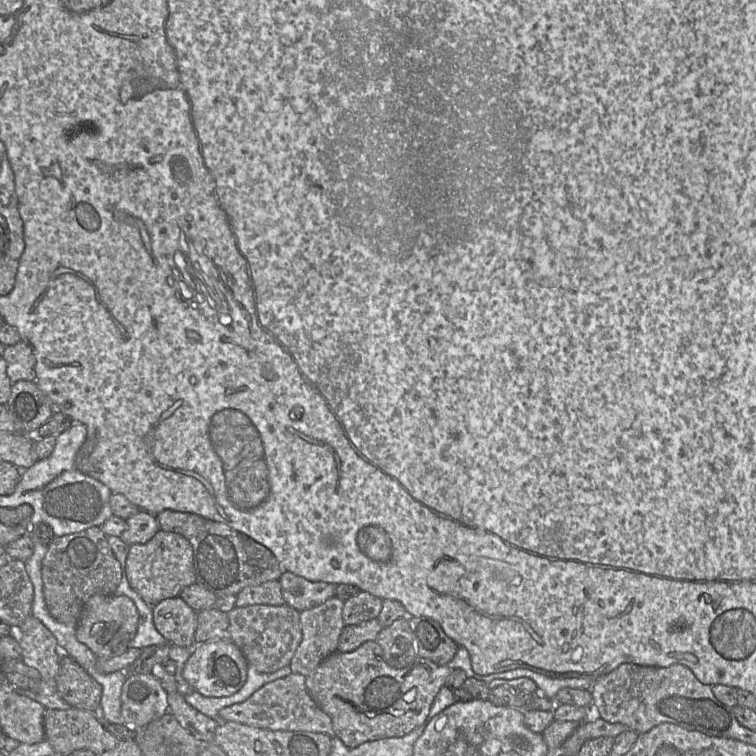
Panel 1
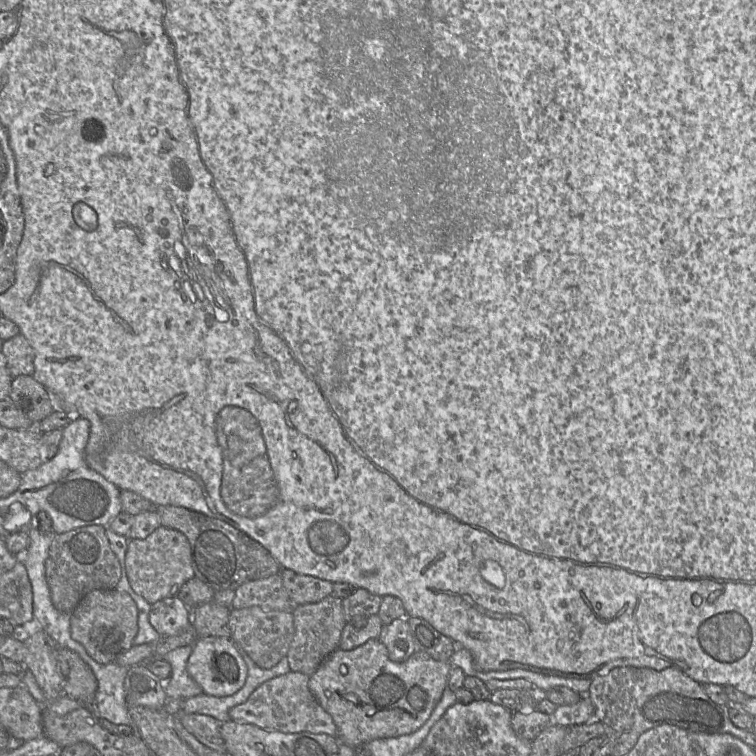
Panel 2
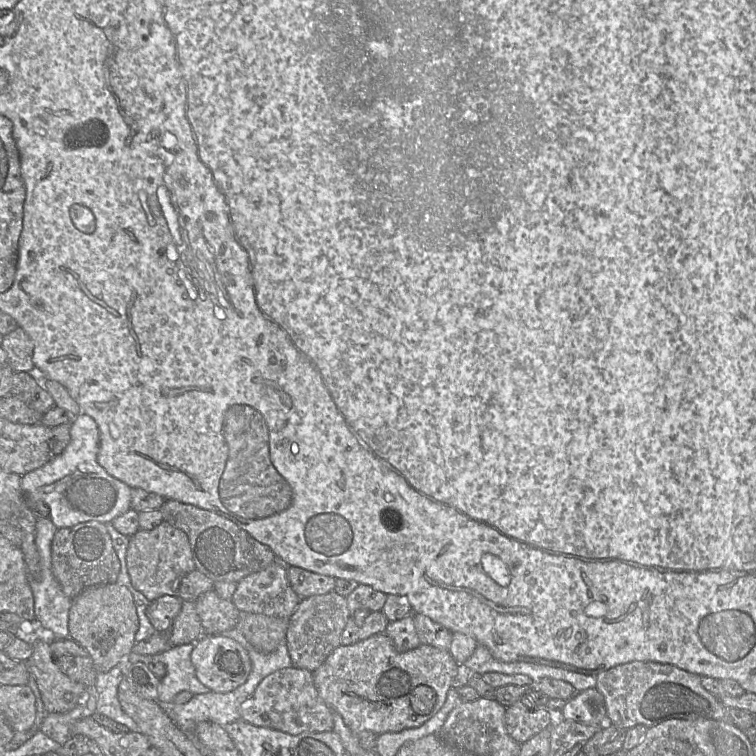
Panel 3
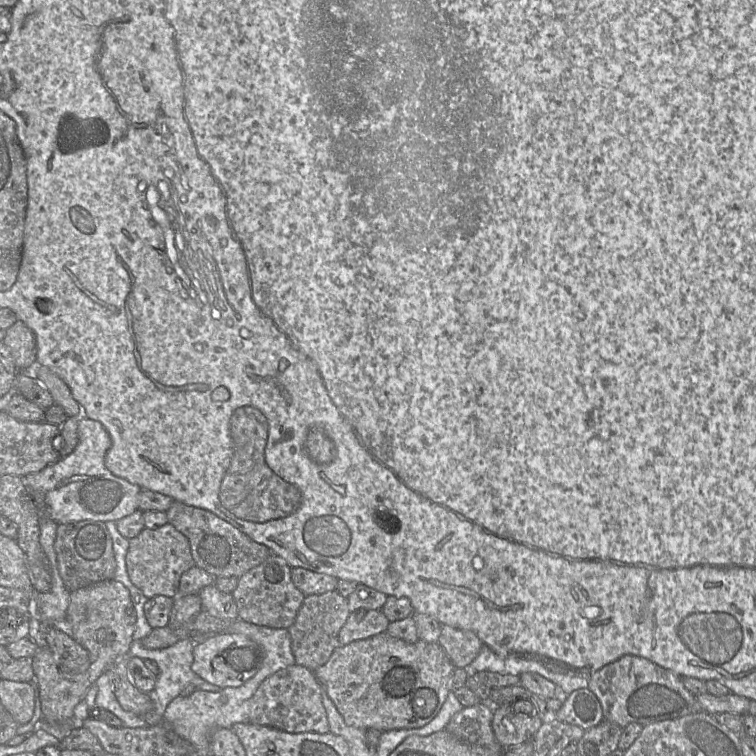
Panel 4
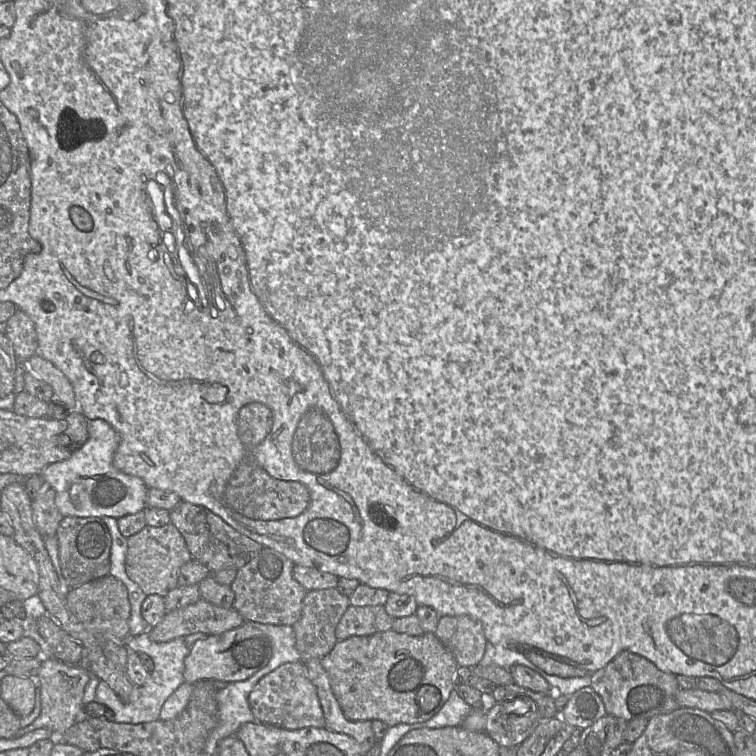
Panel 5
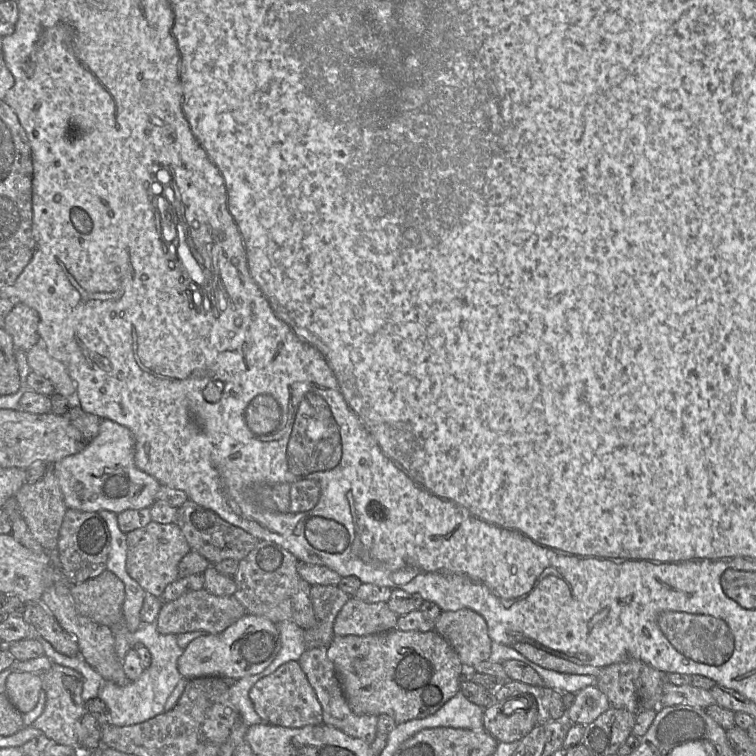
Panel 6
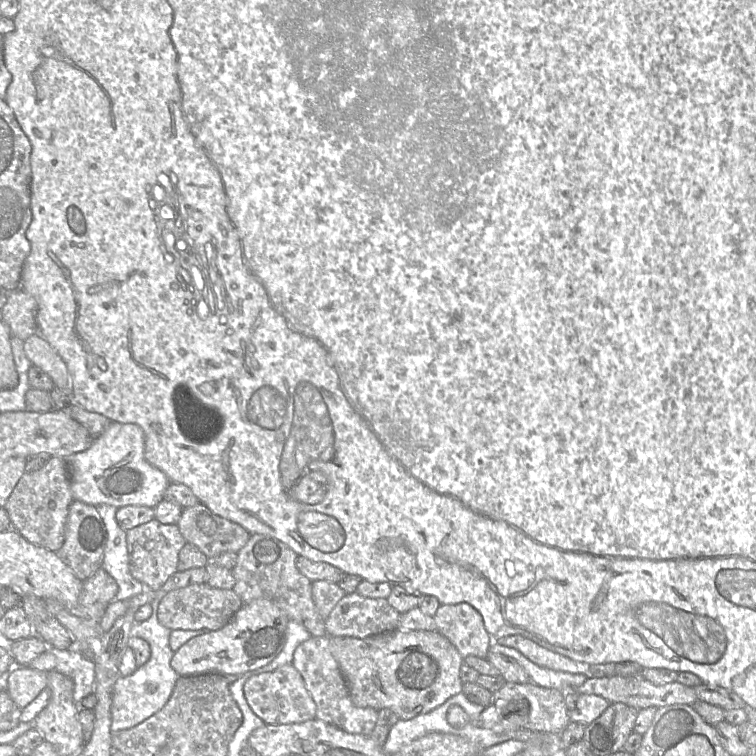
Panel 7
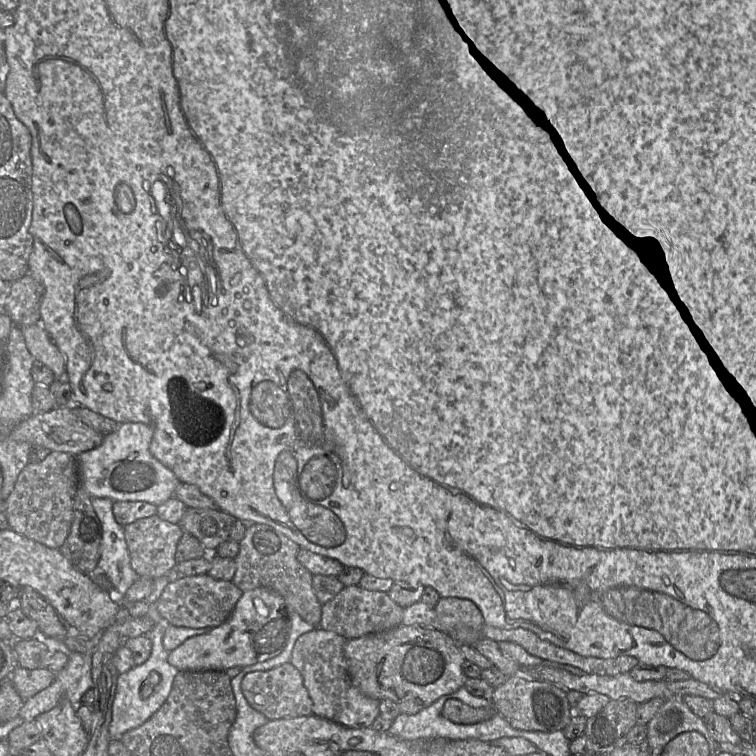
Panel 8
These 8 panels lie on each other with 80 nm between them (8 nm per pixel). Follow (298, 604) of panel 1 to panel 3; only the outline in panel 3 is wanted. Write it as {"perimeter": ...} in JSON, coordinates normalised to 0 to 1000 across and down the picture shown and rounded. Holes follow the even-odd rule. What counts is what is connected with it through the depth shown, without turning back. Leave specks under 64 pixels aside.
{"perimeter":[[[380,749],[381,766],[386,779],[398,791],[431,786],[442,780],[444,766],[397,750]]]}

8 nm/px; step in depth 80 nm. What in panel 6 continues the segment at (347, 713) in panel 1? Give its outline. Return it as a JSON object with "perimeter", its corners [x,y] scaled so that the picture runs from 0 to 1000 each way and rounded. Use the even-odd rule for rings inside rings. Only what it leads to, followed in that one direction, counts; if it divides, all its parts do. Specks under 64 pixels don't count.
{"perimeter":[[[574,832],[442,841],[433,857],[458,927],[472,946],[512,944],[525,958],[577,943],[607,914],[611,876]]]}

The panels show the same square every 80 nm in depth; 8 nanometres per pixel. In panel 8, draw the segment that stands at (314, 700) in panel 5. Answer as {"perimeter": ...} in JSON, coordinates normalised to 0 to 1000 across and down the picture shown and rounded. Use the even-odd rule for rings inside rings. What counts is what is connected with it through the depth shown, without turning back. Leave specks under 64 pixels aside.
{"perimeter":[[[382,876],[353,888],[325,892],[319,903],[319,913],[329,933],[354,952],[413,946],[414,929],[402,907],[401,897]]]}

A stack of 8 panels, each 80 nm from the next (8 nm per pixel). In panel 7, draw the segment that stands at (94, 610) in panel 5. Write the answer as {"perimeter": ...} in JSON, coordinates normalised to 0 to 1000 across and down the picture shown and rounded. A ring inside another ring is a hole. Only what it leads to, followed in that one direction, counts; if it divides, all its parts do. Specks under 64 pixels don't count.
{"perimeter":[[[132,751],[120,763],[110,769],[104,798],[107,800],[146,799],[152,794],[155,783],[156,774],[152,766]]]}

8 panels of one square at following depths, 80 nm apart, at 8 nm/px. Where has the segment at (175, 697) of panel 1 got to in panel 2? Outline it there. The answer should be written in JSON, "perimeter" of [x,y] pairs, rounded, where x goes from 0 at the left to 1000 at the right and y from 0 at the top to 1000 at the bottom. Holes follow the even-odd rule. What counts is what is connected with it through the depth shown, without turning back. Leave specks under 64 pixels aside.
{"perimeter":[[[239,942],[235,951],[266,983],[290,996],[300,996],[291,968],[294,955],[280,947],[261,943],[247,944]]]}

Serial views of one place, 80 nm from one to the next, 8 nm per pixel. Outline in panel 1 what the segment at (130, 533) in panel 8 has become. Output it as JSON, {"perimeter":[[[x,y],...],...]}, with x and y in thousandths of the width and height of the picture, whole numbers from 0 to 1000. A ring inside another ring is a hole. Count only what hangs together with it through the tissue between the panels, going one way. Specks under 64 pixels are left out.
{"perimeter":[[[214,700],[190,720],[171,721],[165,755],[173,776],[200,802],[237,788],[242,778],[259,770],[251,717],[237,705]]]}

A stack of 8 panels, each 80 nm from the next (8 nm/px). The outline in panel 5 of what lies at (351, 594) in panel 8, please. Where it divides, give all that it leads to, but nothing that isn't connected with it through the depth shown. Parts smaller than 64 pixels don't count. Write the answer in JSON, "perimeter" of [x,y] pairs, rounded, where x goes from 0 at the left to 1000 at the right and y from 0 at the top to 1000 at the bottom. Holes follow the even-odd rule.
{"perimeter":[[[508,800],[462,802],[447,824],[443,841],[456,847],[464,841],[484,841],[519,832],[520,817]]]}

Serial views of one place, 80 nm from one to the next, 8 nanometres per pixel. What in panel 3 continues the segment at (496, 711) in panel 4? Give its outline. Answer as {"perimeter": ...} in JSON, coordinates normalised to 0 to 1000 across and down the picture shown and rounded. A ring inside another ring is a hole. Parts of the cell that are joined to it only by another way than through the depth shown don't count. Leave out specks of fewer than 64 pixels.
{"perimeter":[[[685,926],[680,933],[669,937],[667,959],[672,972],[690,984],[728,962],[728,944],[721,938],[700,940]]]}

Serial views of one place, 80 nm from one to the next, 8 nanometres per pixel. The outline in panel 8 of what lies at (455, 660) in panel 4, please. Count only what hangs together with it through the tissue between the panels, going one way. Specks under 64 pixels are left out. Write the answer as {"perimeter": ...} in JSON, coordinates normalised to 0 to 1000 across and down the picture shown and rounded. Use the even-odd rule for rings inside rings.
{"perimeter":[[[582,790],[574,807],[579,832],[594,839],[608,854],[626,854],[639,843],[640,819],[623,794]]]}

